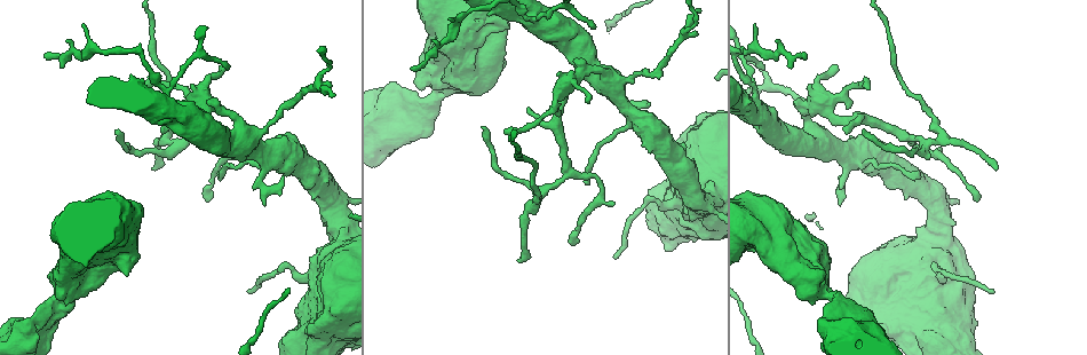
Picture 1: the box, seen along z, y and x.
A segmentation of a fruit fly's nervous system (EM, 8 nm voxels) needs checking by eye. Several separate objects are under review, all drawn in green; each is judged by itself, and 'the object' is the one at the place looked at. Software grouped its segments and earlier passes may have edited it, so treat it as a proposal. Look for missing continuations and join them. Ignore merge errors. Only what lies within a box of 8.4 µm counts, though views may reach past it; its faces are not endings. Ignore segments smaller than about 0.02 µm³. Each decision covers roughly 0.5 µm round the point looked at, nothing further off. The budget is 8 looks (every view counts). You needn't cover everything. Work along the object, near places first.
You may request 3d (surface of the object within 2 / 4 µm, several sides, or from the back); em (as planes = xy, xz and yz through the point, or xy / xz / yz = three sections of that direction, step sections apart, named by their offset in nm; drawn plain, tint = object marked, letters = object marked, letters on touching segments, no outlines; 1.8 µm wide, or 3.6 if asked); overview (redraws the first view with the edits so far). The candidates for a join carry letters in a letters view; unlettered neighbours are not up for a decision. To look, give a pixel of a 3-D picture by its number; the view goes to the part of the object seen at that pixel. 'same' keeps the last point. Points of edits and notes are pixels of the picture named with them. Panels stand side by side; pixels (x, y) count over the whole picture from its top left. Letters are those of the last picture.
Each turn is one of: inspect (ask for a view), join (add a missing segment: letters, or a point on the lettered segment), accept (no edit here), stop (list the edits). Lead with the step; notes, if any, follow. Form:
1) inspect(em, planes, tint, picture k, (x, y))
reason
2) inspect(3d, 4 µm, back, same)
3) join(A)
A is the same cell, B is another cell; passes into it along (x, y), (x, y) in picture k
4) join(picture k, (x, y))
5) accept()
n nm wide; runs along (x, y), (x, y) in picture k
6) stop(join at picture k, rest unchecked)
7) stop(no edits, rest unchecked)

inspect(em, 3.6 µm, planes, letters, picture 1, (776, 250))
thick turns thin

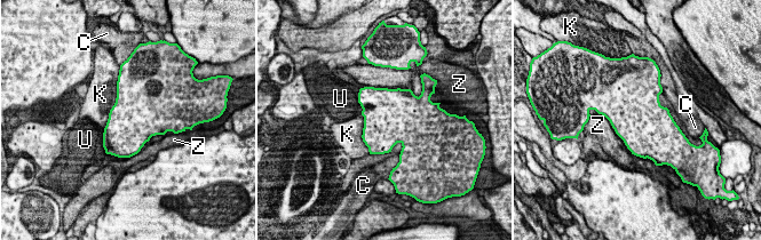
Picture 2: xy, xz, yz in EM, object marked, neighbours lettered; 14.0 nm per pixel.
accept()
C, K, U and Z are other cells; border along (117, 82), (116, 102), (103, 128) in picture 2; none of them fits

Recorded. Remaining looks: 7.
inspect(em, planes, letters, picture 1, (399, 90))
touches itself

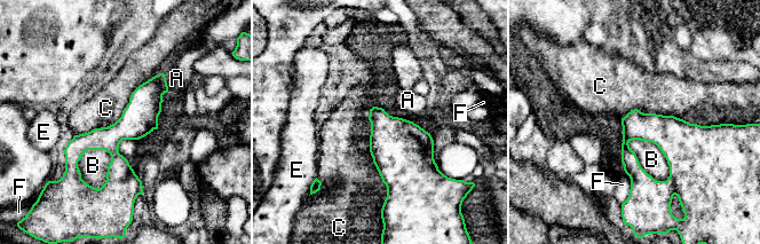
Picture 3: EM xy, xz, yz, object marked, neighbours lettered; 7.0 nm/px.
accept()
A, B, C, E and F are other cells; runs along (161, 77), (115, 138), (118, 191) in picture 3; no lettered segment goes on from it

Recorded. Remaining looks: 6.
inspect(em, planes, plain, picture 1, (573, 241))

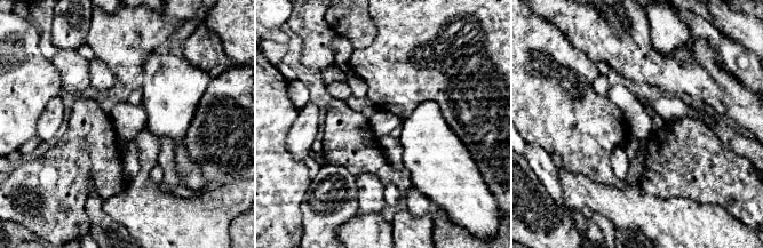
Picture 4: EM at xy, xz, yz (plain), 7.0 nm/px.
inspect(em, planes, letters, same)
what lies round it

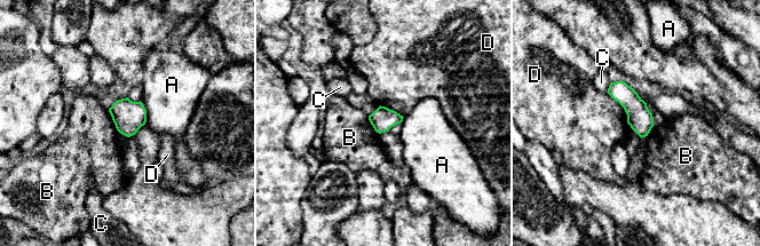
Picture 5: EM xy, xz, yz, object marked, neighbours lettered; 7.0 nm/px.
accept()
A, B, C and D are other cells; none of them fits

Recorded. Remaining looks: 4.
stop(no edits, rest unchecked)

